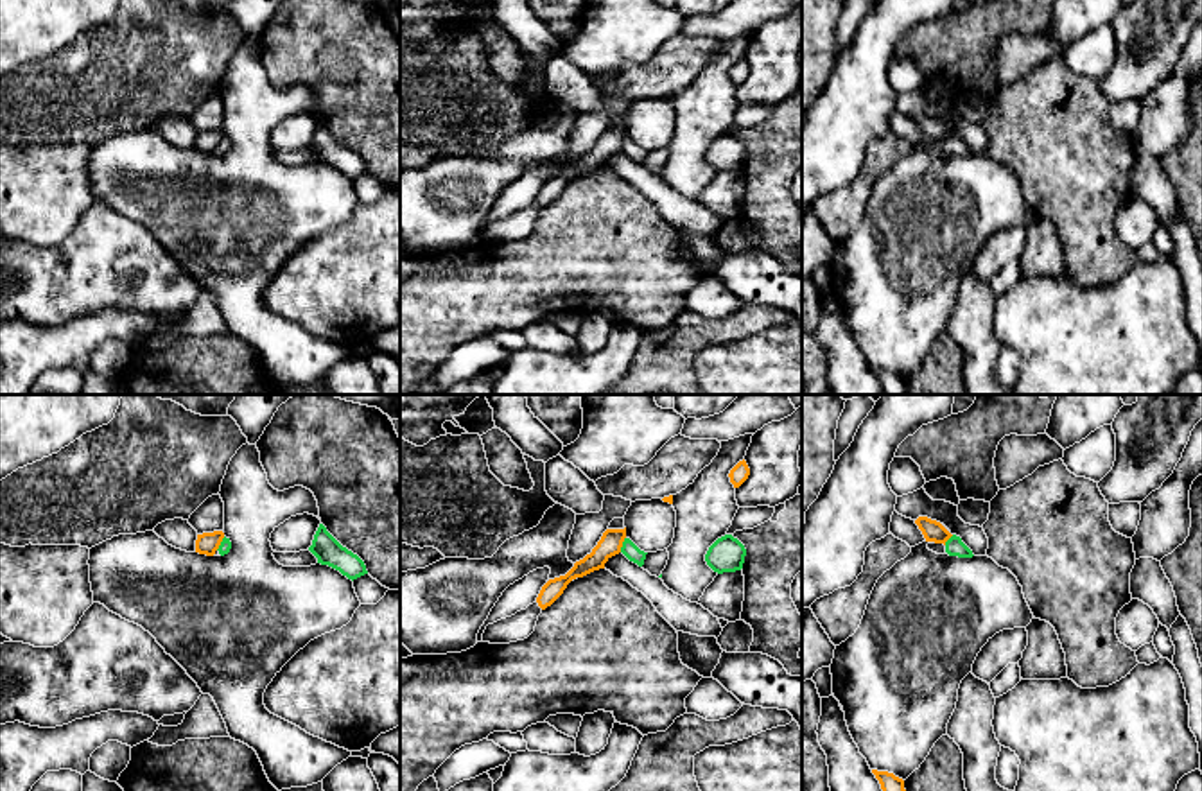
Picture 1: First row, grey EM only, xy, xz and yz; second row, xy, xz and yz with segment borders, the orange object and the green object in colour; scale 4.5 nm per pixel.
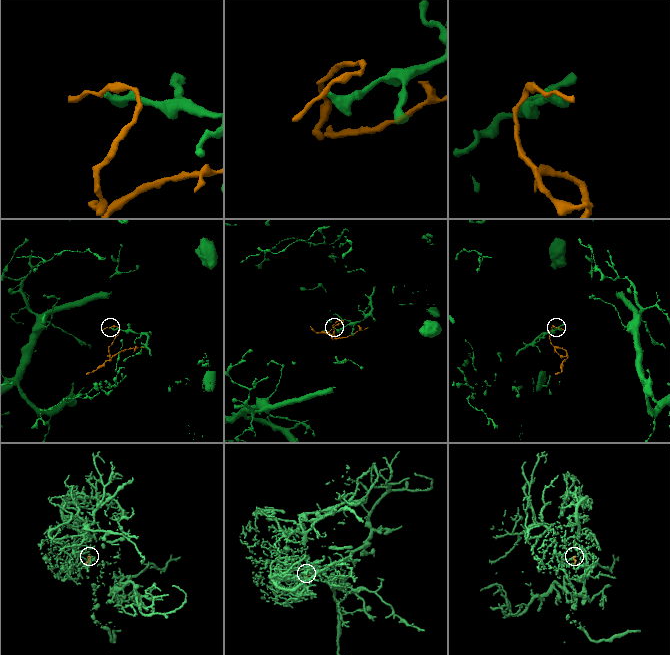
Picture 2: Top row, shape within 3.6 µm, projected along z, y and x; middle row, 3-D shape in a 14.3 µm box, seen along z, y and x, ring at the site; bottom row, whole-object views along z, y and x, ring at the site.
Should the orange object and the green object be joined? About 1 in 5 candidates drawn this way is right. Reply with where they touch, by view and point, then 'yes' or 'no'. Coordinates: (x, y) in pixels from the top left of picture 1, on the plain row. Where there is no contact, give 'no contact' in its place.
xz (621, 142) | no

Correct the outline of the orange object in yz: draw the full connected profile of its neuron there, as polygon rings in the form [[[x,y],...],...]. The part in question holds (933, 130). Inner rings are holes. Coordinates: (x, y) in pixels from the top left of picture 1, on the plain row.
[[[919,115],[915,118],[919,127],[922,129],[926,140],[944,142],[953,135],[940,120],[931,118],[928,115]]]

